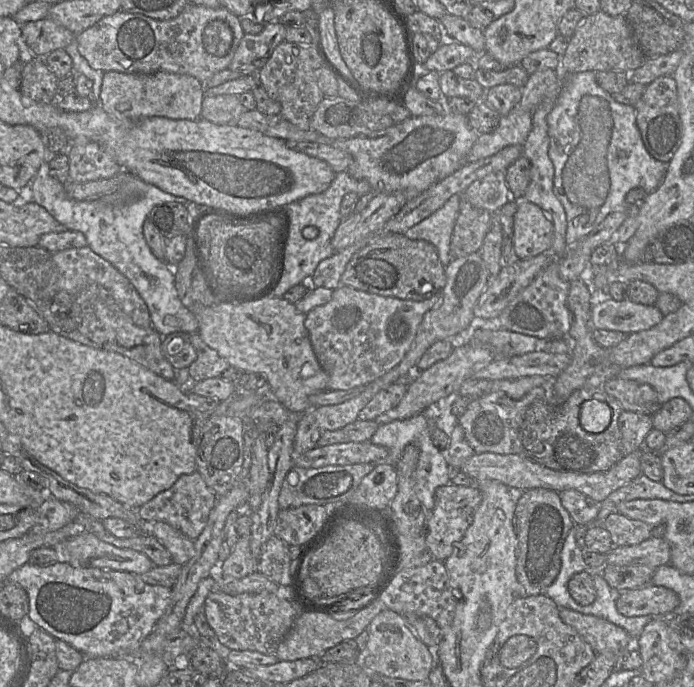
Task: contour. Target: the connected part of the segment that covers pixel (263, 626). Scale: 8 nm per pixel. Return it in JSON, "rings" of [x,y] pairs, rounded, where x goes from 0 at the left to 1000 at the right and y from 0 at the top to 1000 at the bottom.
{"rings":[[[308,857],[297,869],[291,889],[316,936],[327,946],[360,946],[383,953],[396,952],[429,898],[416,872],[388,862],[330,866]]]}

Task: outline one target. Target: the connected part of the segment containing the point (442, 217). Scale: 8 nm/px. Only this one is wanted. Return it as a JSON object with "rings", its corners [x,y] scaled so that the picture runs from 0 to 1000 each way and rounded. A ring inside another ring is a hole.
{"rings":[[[656,282],[634,304],[589,332],[582,342],[594,349],[612,349],[624,355],[635,383],[644,389],[650,381],[648,357],[661,304],[663,284]]]}

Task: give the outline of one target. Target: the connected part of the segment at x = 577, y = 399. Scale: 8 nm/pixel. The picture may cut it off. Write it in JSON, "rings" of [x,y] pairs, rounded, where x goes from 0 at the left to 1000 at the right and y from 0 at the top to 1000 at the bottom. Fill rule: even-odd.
{"rings":[[[869,563],[831,568],[808,590],[771,582],[758,597],[749,619],[756,661],[793,683],[810,687],[854,689],[875,684],[899,664],[892,623],[896,598],[892,584],[875,574]],[[852,582],[872,585],[882,598],[879,619],[863,632],[844,629],[834,613],[840,588]]]}

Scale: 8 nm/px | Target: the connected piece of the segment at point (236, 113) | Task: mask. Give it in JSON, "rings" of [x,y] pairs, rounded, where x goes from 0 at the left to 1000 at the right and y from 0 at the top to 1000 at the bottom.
{"rings":[[[340,138],[294,140],[290,172],[316,182],[343,182],[346,169],[354,160]]]}

